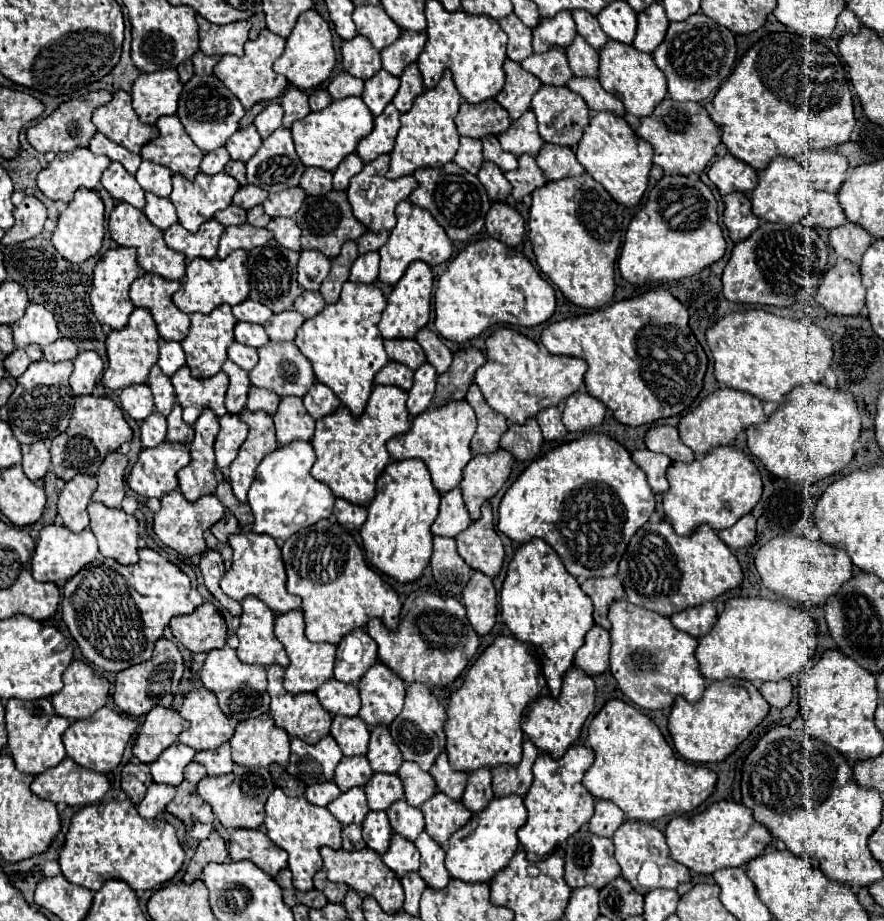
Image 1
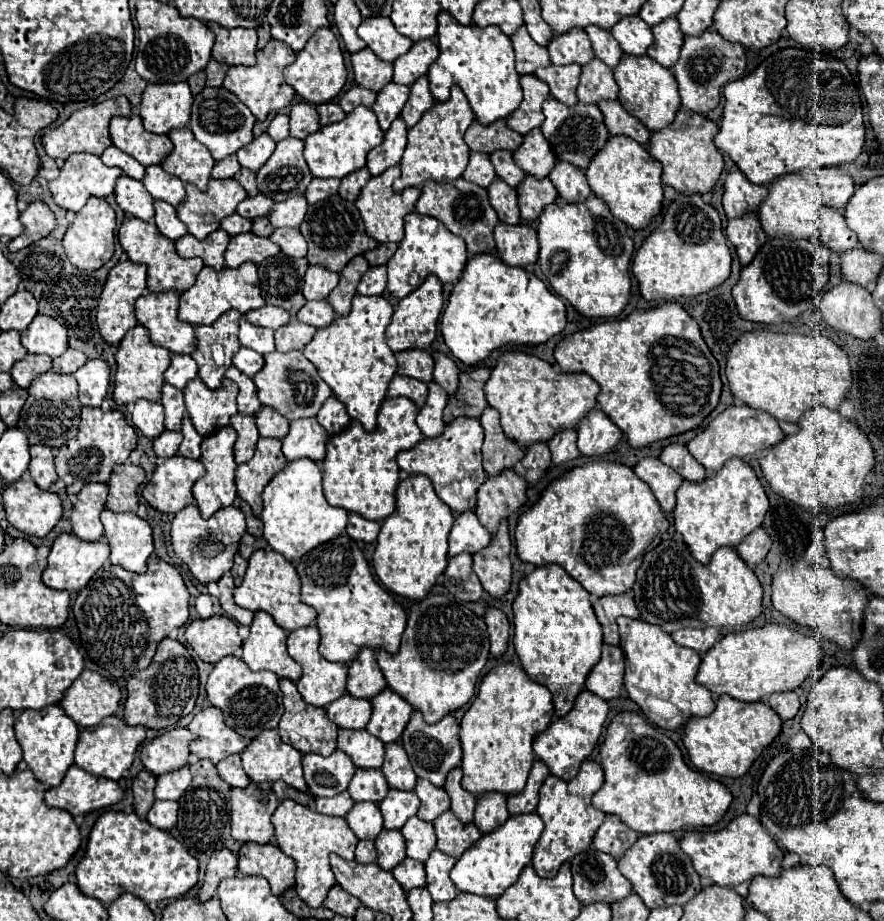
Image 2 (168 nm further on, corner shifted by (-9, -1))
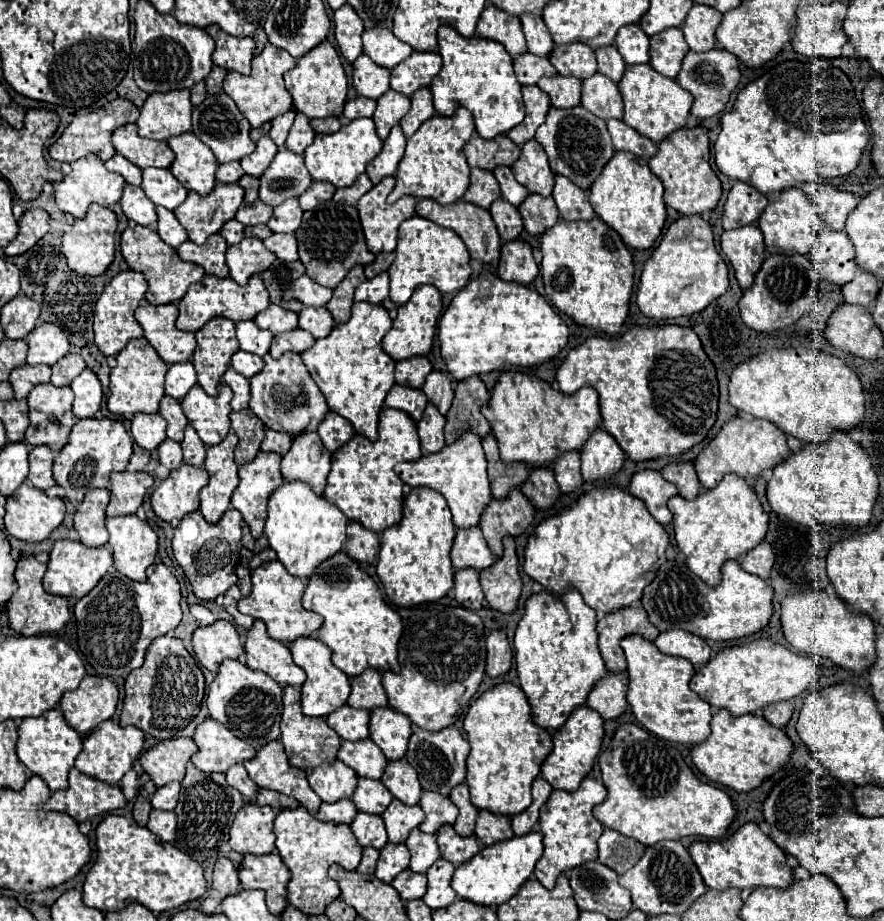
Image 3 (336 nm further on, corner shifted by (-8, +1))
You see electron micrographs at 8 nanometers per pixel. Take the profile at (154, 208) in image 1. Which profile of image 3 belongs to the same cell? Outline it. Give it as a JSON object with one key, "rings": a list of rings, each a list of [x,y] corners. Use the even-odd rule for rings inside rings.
{"rings":[[[157,207],[157,215],[159,215],[157,233],[161,235],[161,239],[163,239],[167,245],[171,245],[173,249],[177,249],[183,241],[187,241],[187,231],[181,227],[181,223],[179,223],[177,217],[173,215],[173,211]]]}

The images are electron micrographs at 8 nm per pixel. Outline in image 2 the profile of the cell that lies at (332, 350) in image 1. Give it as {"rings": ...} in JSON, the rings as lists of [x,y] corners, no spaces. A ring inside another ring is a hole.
{"rings":[[[354,295],[350,315],[336,317],[330,327],[318,329],[314,339],[304,347],[304,357],[314,363],[322,381],[332,389],[332,395],[366,431],[376,427],[378,409],[386,399],[388,383],[396,375],[394,353],[384,339],[390,317],[392,305],[384,297]]]}

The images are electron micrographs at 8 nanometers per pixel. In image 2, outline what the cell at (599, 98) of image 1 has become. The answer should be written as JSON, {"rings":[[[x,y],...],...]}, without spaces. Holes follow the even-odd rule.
{"rings":[[[602,101],[600,103],[600,111],[604,115],[604,123],[606,123],[610,135],[626,135],[626,137],[638,141],[640,145],[648,147],[650,131],[636,117],[632,117],[620,105],[620,101],[608,101],[608,103]]]}

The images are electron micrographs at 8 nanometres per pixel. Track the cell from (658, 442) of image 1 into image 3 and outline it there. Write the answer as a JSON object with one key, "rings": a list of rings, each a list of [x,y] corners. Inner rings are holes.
{"rings":[[[691,461],[667,463],[661,473],[667,481],[671,481],[679,487],[679,495],[685,499],[693,499],[701,491],[701,483],[697,479],[697,473],[695,473],[695,467]]]}

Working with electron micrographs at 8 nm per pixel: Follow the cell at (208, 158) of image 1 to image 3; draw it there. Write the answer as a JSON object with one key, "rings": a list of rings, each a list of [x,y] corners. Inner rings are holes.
{"rings":[[[229,161],[229,163],[217,167],[217,181],[221,181],[221,183],[237,183],[241,175],[243,175],[243,169],[241,169],[239,161]]]}

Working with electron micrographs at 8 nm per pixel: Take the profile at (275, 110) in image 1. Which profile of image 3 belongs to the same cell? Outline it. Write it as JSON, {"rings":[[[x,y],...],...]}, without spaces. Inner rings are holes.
{"rings":[[[287,111],[285,115],[279,115],[271,121],[269,137],[275,141],[275,145],[279,145],[279,147],[285,145],[285,139],[287,139],[287,133],[293,125],[293,119],[295,119],[295,111]]]}

